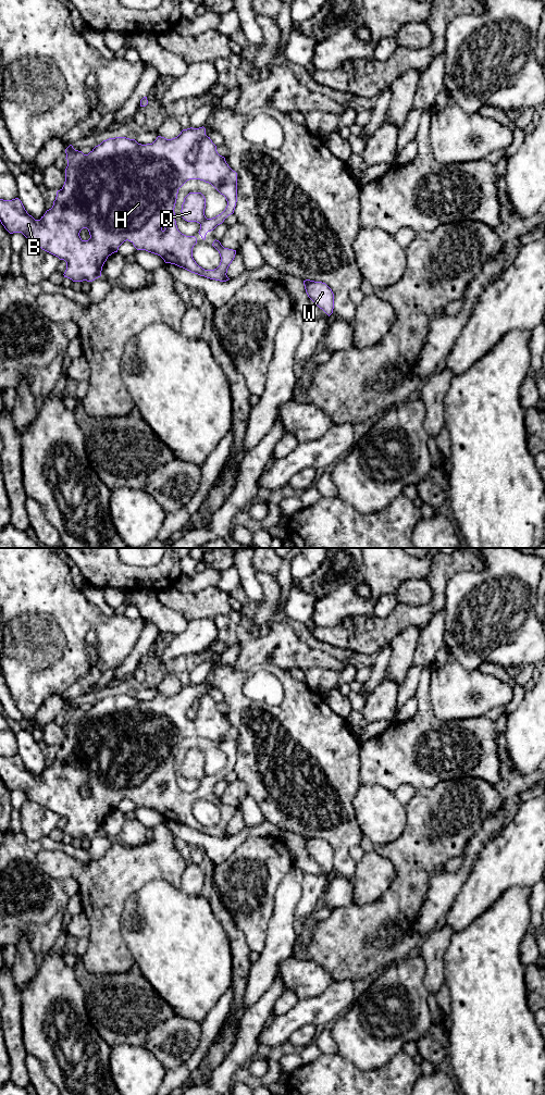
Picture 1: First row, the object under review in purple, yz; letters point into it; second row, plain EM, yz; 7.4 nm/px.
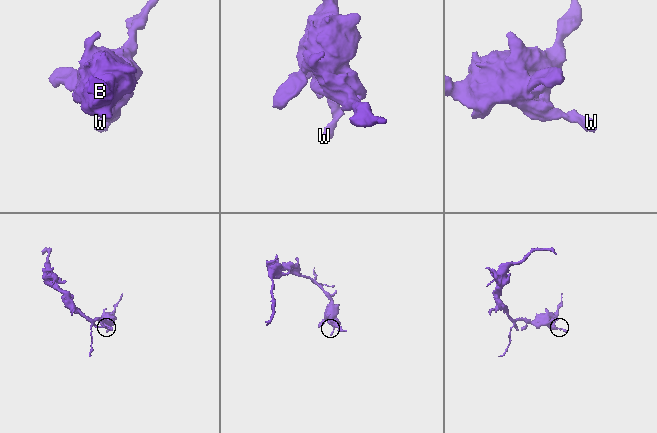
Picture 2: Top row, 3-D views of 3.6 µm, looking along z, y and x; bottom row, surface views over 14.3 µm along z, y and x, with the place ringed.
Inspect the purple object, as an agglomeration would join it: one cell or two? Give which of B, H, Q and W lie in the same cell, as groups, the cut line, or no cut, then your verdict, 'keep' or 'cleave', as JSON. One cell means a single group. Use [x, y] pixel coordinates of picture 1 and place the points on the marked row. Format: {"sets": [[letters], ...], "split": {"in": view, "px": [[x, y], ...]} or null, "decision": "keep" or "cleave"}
{"sets": [["B", "H", "Q", "W"]], "split": null, "decision": "keep"}

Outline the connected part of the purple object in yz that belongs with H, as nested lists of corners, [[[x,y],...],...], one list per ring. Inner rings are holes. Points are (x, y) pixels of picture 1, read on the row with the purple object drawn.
[[[187,128],[172,139],[158,136],[152,144],[141,145],[135,139],[115,137],[103,140],[96,146],[88,154],[75,150],[72,145],[65,149],[67,166],[65,169],[65,182],[63,187],[57,191],[55,200],[51,209],[47,210],[40,220],[35,220],[27,213],[18,198],[12,200],[0,199],[0,222],[10,233],[22,233],[27,242],[35,245],[42,250],[58,257],[66,262],[64,277],[73,282],[92,282],[101,276],[101,271],[108,257],[117,252],[119,247],[126,240],[131,241],[137,250],[160,256],[165,263],[175,264],[191,273],[205,276],[210,279],[226,282],[227,269],[235,258],[236,250],[224,248],[219,240],[212,246],[221,257],[220,265],[214,270],[205,270],[199,266],[193,258],[193,248],[197,244],[195,236],[182,234],[175,221],[175,203],[178,189],[189,179],[200,179],[211,184],[227,201],[225,210],[212,219],[205,215],[206,198],[201,192],[189,192],[182,204],[182,217],[187,222],[200,224],[199,235],[205,240],[208,232],[213,231],[218,225],[234,213],[237,202],[237,173],[233,171],[225,161],[225,158],[216,151],[216,146],[206,135],[206,128]],[[87,228],[90,235],[88,240],[83,240],[79,233]]]

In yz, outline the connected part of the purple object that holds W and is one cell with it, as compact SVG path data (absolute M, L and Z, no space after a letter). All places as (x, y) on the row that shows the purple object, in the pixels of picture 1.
M310 279L304 281L304 285L308 297L330 316L334 309L332 289L325 283Z

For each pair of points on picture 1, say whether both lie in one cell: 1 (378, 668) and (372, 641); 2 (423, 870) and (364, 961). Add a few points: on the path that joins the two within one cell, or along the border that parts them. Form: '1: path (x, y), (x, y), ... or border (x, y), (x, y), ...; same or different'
1: border (388, 645), (375, 654); different
2: path (405, 893), (361, 938); same

